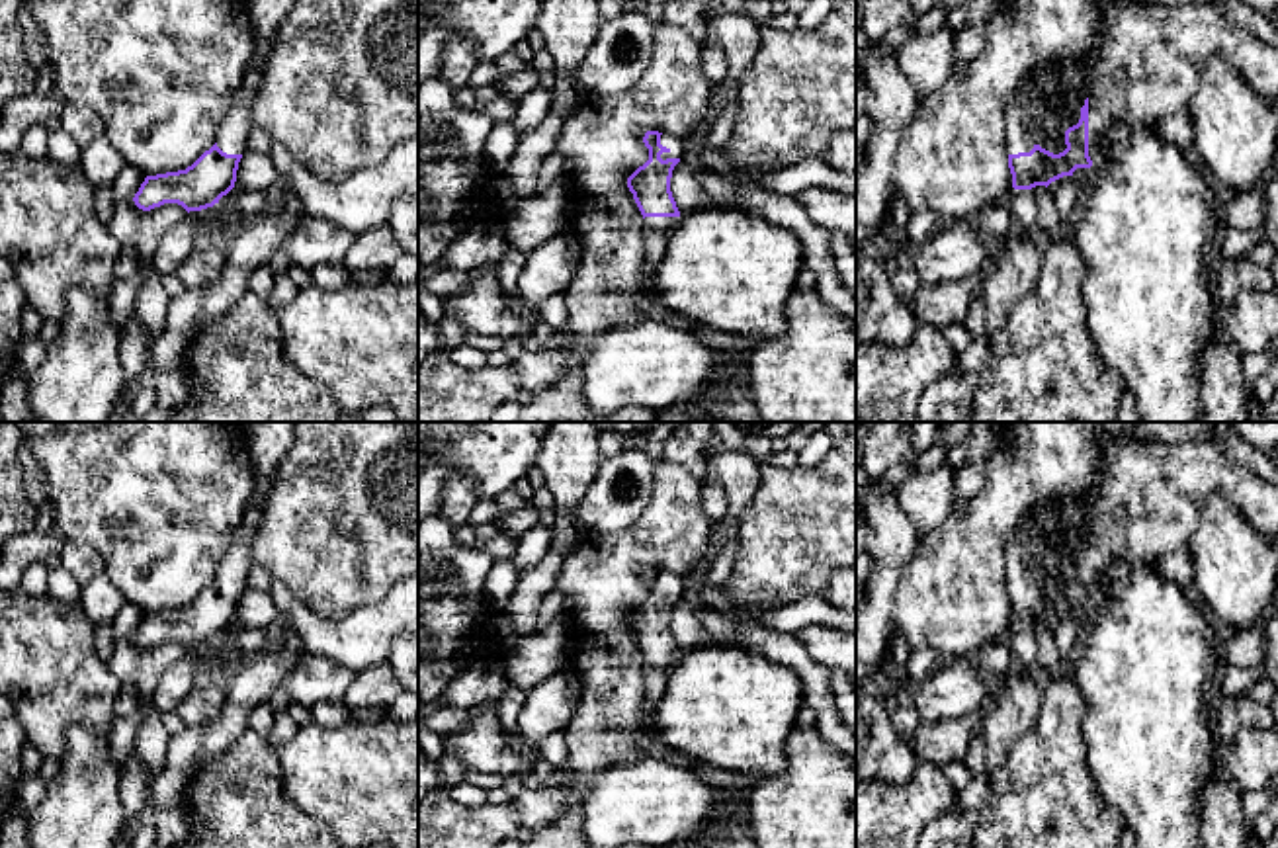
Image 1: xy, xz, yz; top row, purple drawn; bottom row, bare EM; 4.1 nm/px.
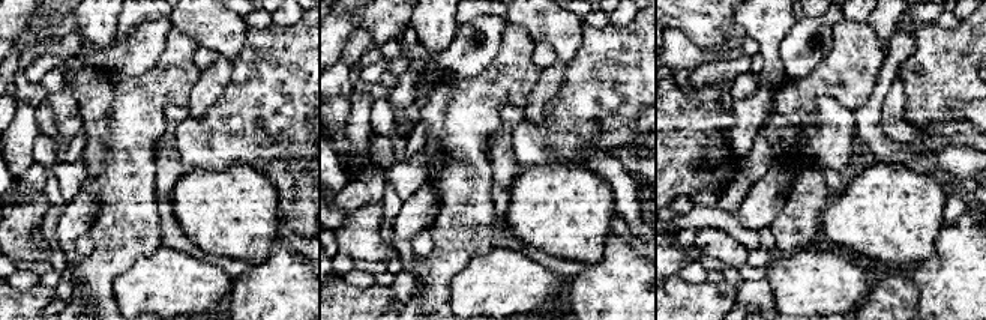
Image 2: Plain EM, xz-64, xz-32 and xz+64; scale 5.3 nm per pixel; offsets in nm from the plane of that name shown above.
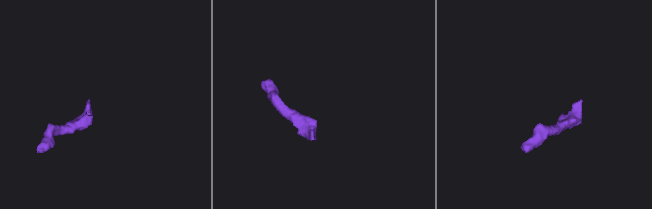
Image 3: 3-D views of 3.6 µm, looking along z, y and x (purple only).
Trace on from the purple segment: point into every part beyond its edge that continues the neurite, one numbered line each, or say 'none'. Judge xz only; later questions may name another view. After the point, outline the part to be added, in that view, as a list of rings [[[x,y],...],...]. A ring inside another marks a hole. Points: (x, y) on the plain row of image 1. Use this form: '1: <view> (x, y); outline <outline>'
1: xz (675, 581); outline [[[662,571],[660,582],[668,586],[666,590],[660,592],[662,598],[682,596],[682,574],[672,574],[672,572]]]

